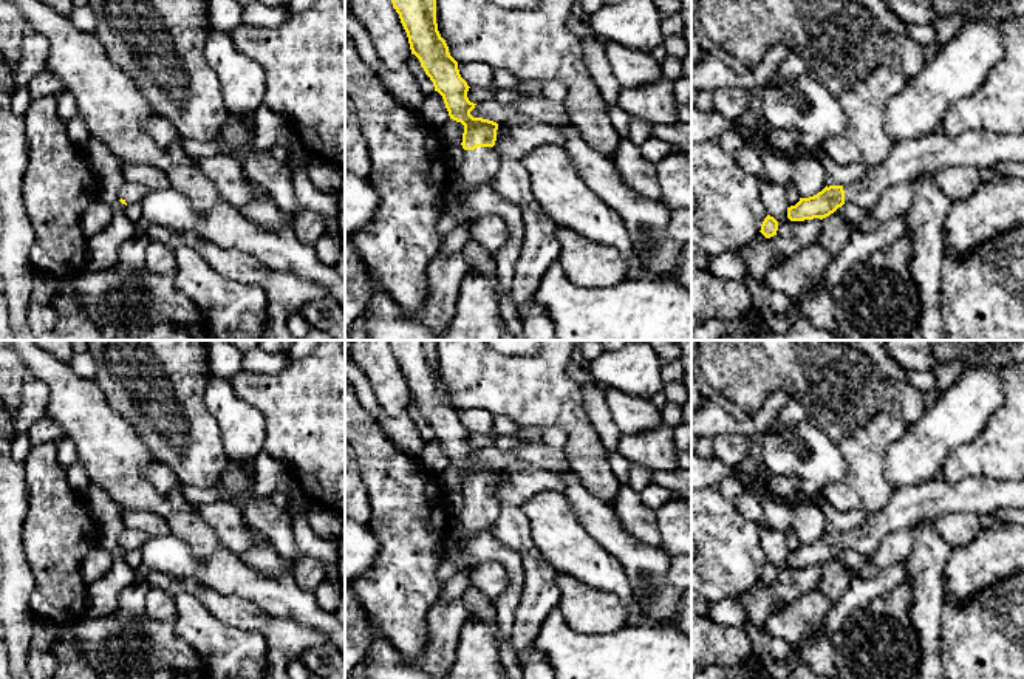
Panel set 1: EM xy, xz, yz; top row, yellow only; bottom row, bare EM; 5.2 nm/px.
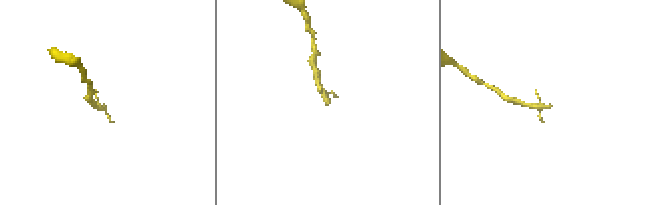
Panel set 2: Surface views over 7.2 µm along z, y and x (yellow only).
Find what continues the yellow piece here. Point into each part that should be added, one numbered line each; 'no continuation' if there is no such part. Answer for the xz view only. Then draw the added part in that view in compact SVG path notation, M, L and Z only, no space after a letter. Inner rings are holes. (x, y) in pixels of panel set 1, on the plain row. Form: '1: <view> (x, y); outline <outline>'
1: xz (480, 512); outline M493 493L464 496L464 507L452 517L452 527L463 537L470 538L483 532L492 532L500 515L500 504Z

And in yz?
1: yz (911, 504); outline M942 476L894 489L888 503L865 521L845 531L845 551L872 555L883 540L894 532L911 532L917 523L950 512L970 510L990 515L996 509L1024 509L1024 479L996 481L970 476L959 483L947 483Z

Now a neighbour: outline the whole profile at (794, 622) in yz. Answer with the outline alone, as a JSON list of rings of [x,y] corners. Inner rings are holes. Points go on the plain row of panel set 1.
[[[809,591],[770,612],[763,625],[763,631],[772,637],[783,639],[790,647],[797,647],[812,636],[814,630],[824,622],[835,605],[820,591]]]

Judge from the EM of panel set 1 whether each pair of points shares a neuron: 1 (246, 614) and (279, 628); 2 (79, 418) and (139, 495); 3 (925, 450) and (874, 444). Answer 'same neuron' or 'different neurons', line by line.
1: same neuron
2: same neuron
3: different neurons

